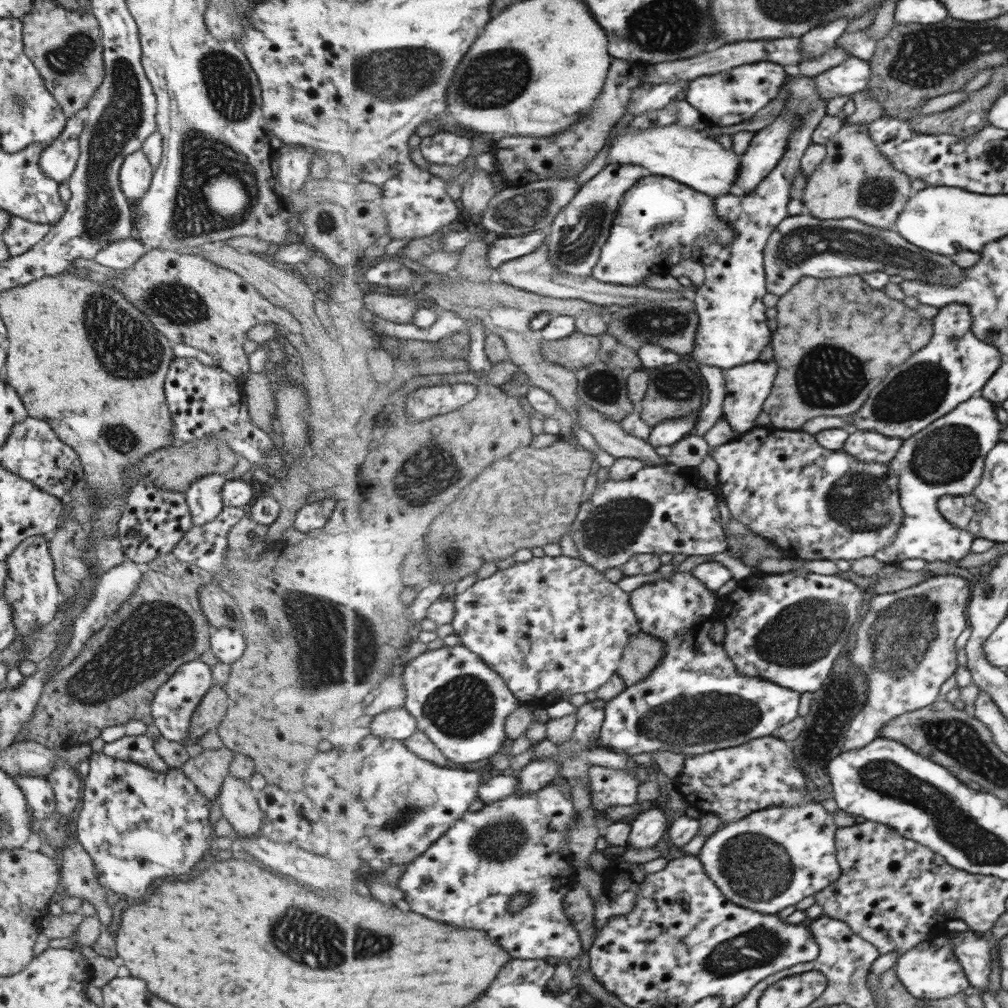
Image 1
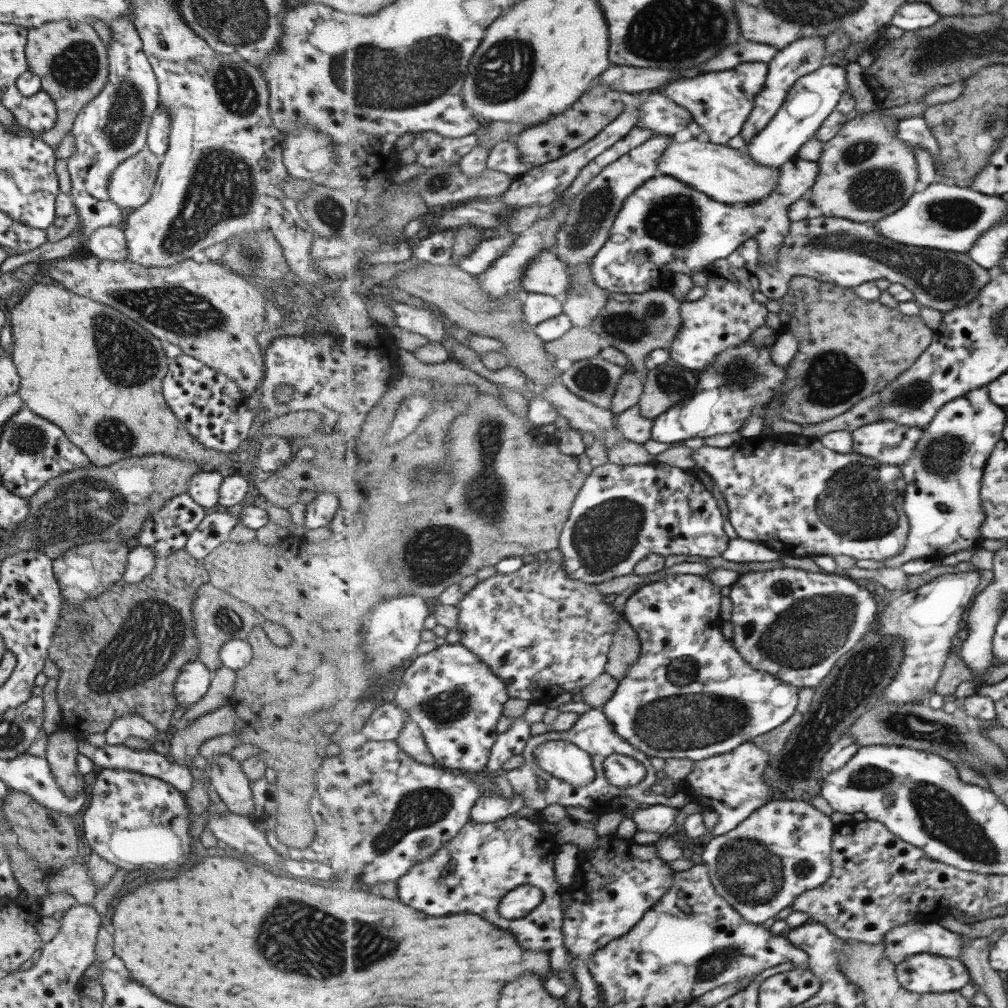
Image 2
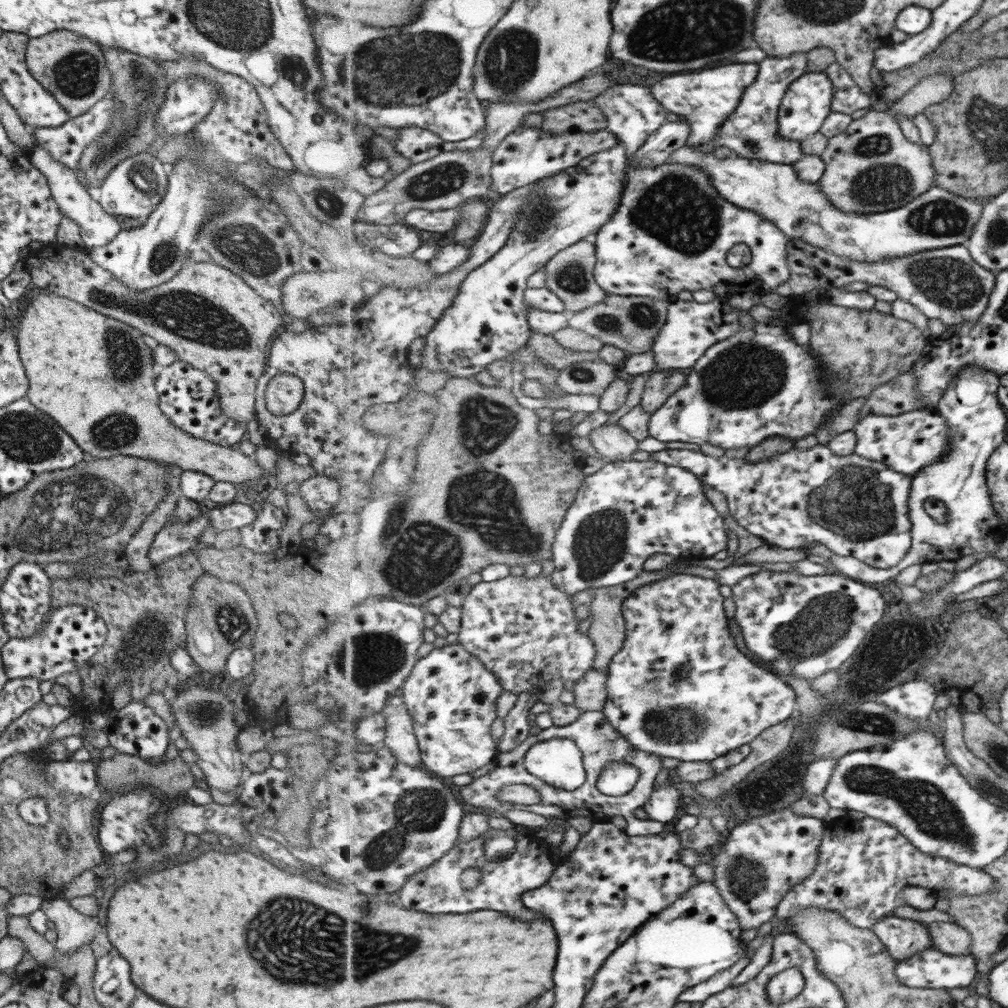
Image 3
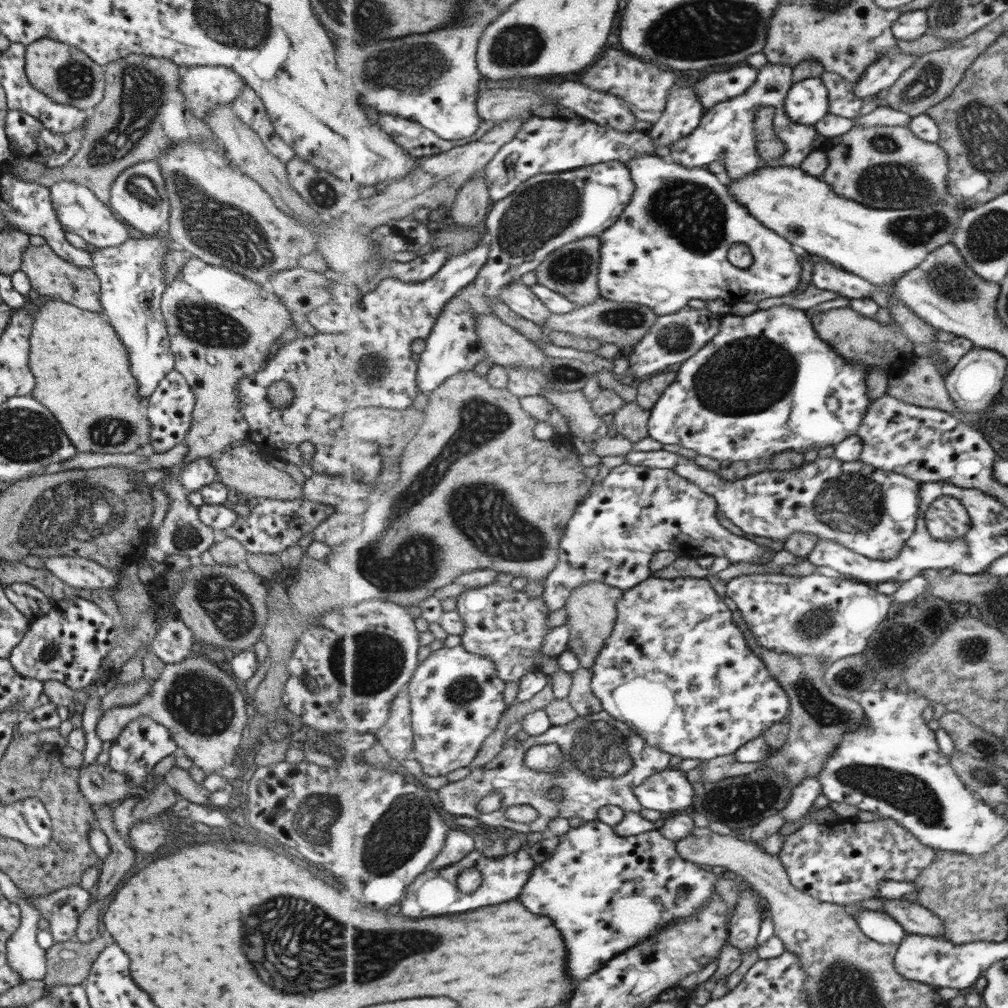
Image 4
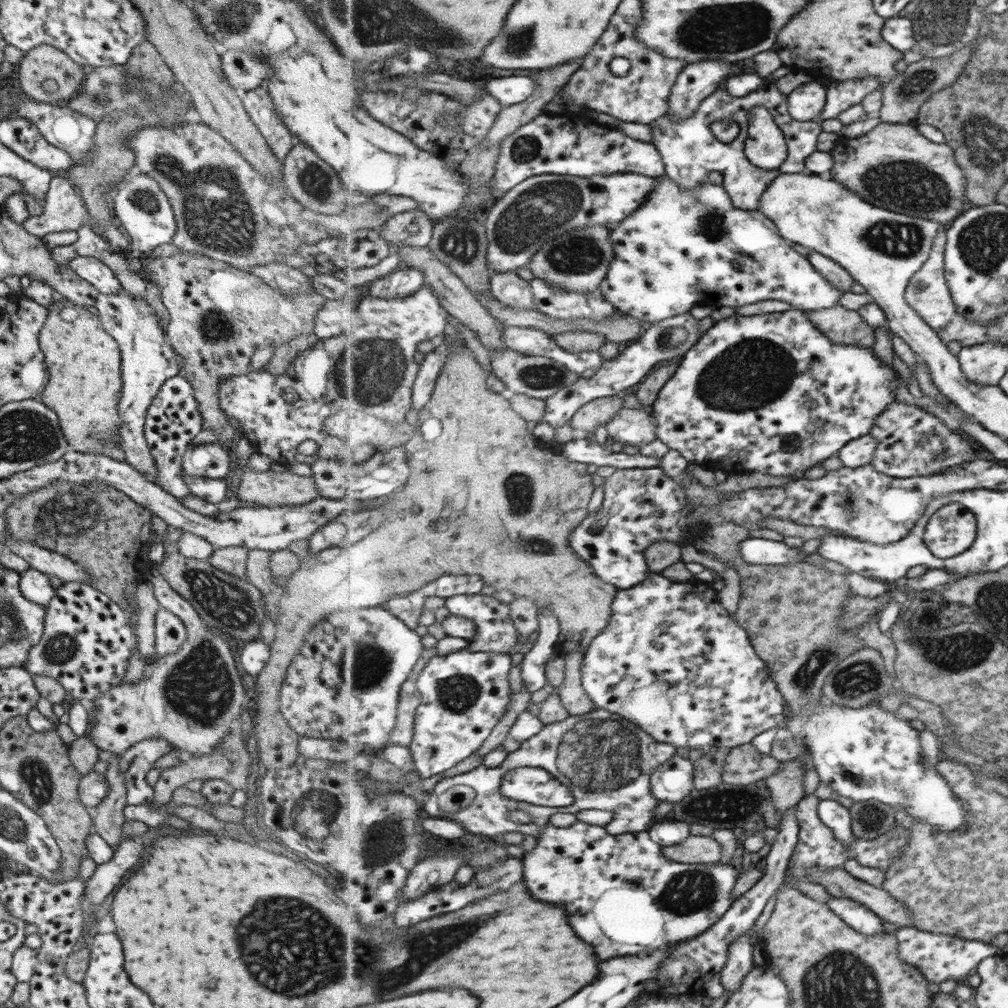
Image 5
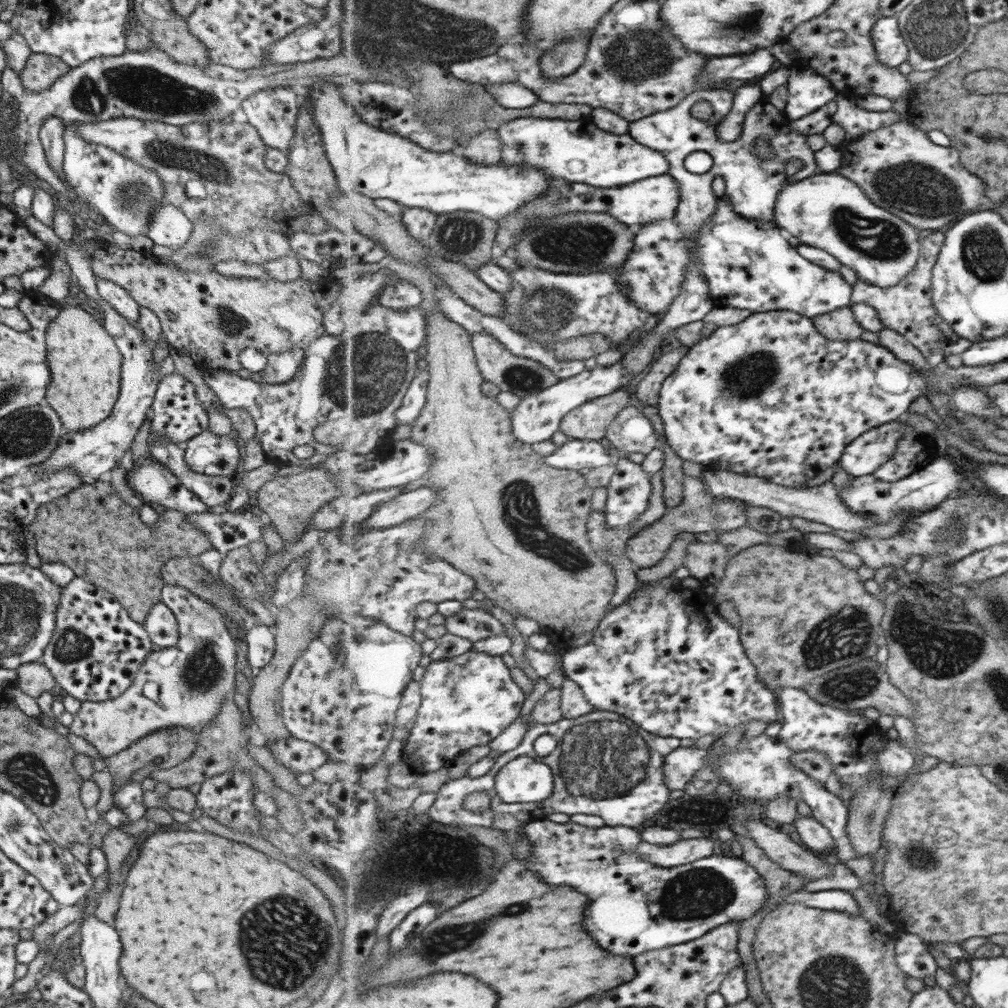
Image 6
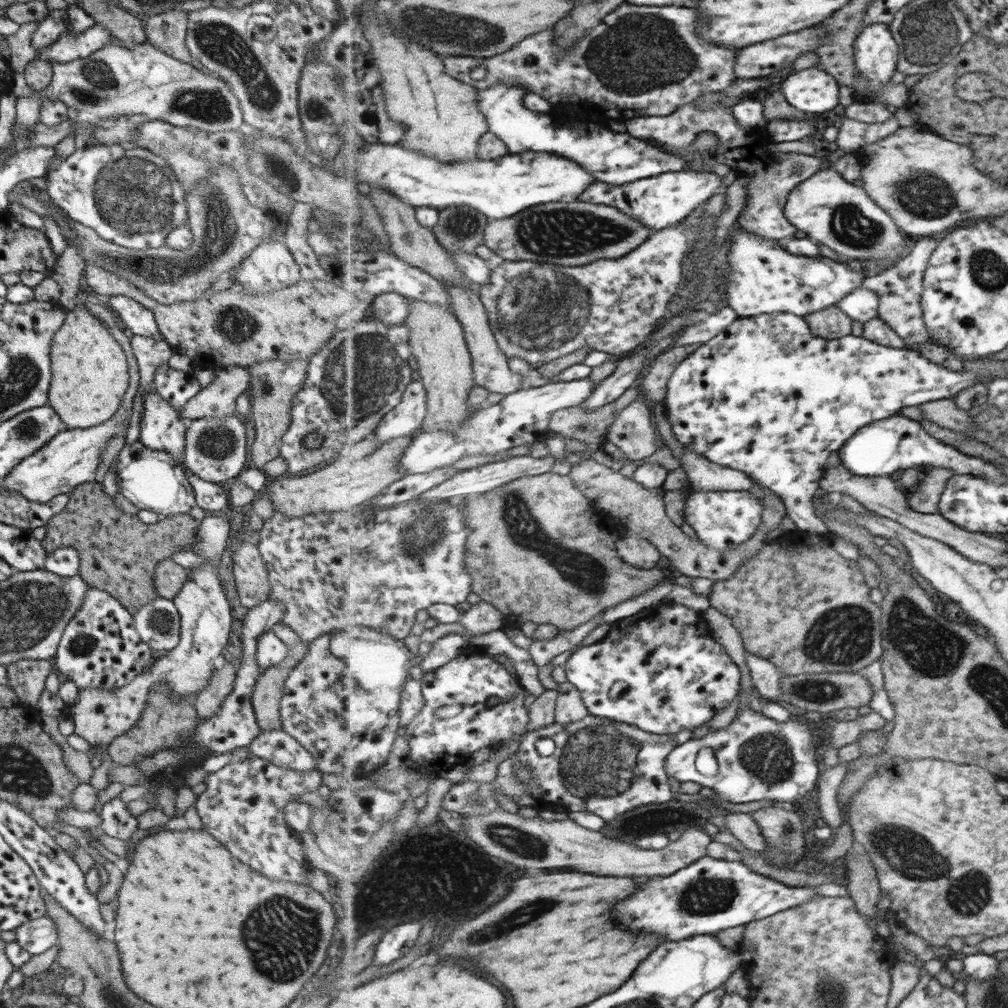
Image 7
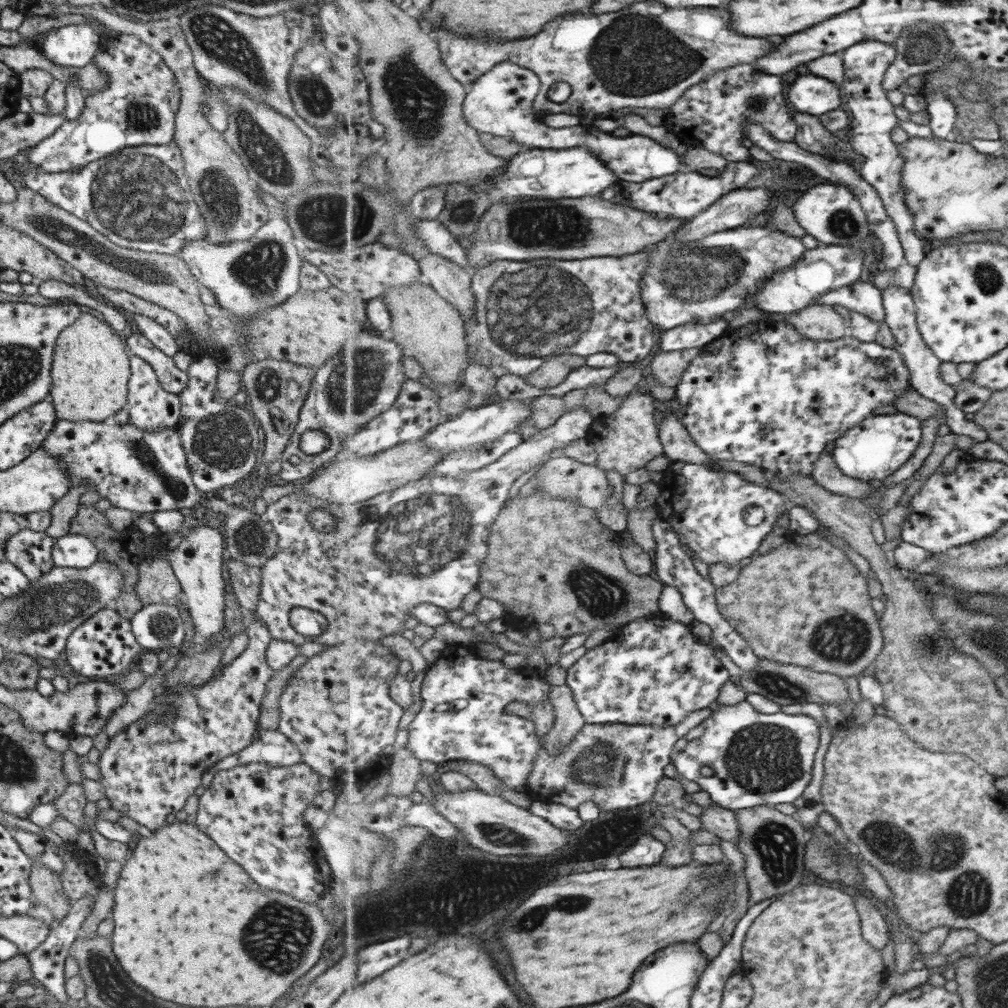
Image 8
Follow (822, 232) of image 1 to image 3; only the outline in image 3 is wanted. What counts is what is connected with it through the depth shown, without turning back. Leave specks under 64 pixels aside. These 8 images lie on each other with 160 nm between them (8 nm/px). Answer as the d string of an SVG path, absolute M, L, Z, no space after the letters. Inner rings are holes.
M801 239L791 240L788 253L792 278L774 290L783 297L793 299L814 288L841 289L851 282L866 282L895 290L899 299L913 304L926 317L938 318L948 326L978 322L996 288L997 274L977 263L965 245L924 250L881 263L859 263Z

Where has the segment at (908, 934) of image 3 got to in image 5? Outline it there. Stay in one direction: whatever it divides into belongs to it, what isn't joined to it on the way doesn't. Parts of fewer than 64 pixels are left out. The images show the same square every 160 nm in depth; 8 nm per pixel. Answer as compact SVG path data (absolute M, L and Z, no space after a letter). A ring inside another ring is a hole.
M833 896L826 903L855 930L866 935L885 933L881 923L882 918L863 903Z

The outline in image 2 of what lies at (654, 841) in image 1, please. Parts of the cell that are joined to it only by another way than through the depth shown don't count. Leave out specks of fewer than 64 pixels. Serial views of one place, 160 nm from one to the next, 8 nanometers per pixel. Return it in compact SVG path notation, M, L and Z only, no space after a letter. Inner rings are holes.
M663 804L650 805L631 814L631 818L637 824L638 830L657 833L664 833L667 828L671 828L675 824L677 816L679 816L678 808Z

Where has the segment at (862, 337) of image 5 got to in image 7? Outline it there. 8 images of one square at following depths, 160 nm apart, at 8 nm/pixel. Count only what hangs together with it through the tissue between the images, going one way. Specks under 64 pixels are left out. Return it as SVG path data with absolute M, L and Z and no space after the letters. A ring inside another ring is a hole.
M838 305L804 316L812 329L813 335L825 339L844 338L851 335L854 318L851 318Z

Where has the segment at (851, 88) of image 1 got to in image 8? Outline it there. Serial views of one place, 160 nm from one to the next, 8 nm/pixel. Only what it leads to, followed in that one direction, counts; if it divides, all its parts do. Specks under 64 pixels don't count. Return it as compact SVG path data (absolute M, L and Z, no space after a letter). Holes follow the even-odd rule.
M821 75L801 76L791 86L789 96L796 110L819 116L845 107L846 104L841 86Z

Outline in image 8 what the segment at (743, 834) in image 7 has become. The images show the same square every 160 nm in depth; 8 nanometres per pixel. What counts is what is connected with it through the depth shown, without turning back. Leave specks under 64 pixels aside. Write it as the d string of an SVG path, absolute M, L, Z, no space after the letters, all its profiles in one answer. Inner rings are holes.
M717 803L703 809L704 813L699 816L703 830L713 833L721 839L738 842L741 827L737 821L736 811L719 806Z

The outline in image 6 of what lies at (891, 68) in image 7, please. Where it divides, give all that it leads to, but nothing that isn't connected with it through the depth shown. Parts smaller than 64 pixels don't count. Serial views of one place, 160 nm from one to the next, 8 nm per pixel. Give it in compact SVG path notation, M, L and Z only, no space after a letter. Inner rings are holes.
M897 16L880 17L872 30L872 38L875 39L880 61L885 66L901 66L909 60L911 45L907 36L901 34Z

